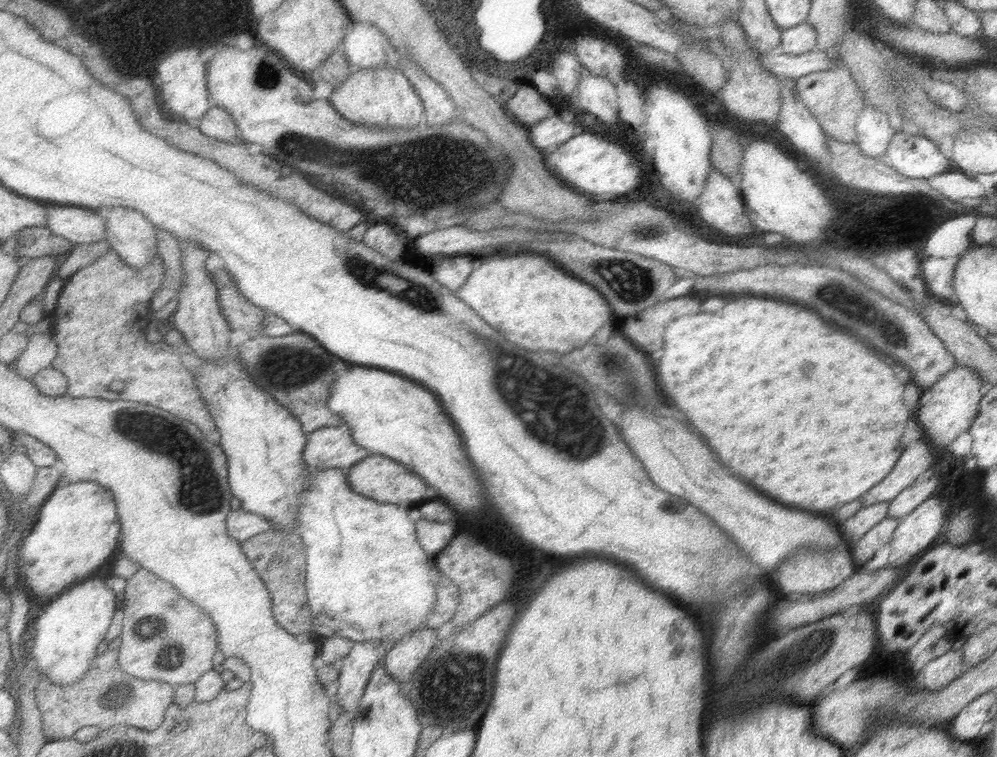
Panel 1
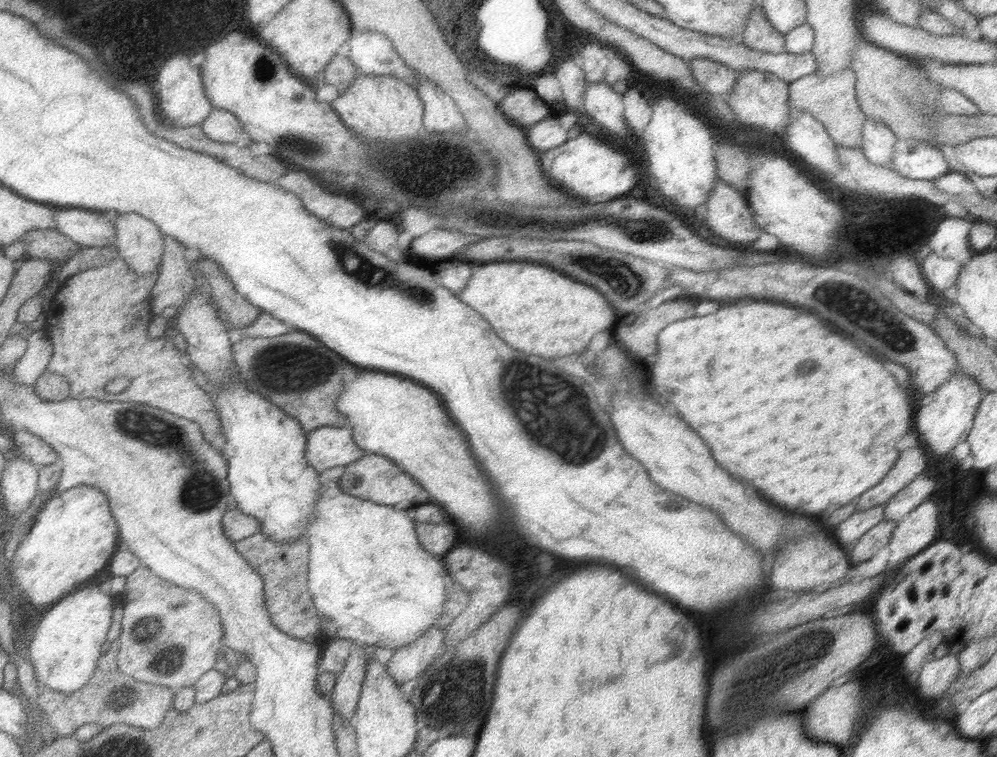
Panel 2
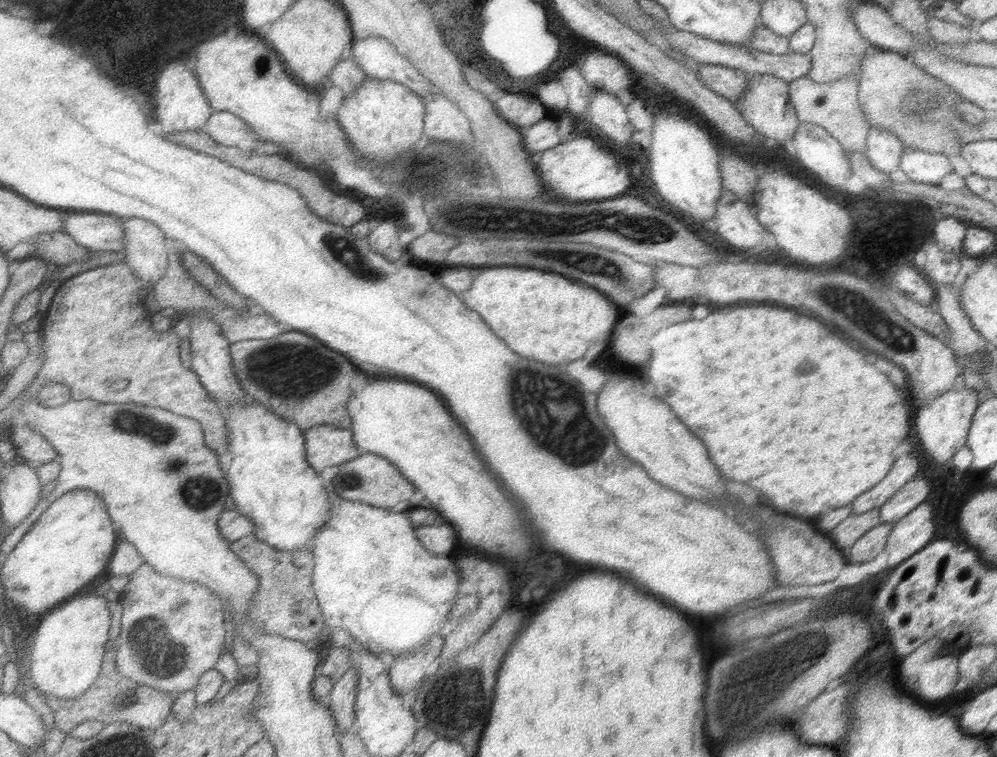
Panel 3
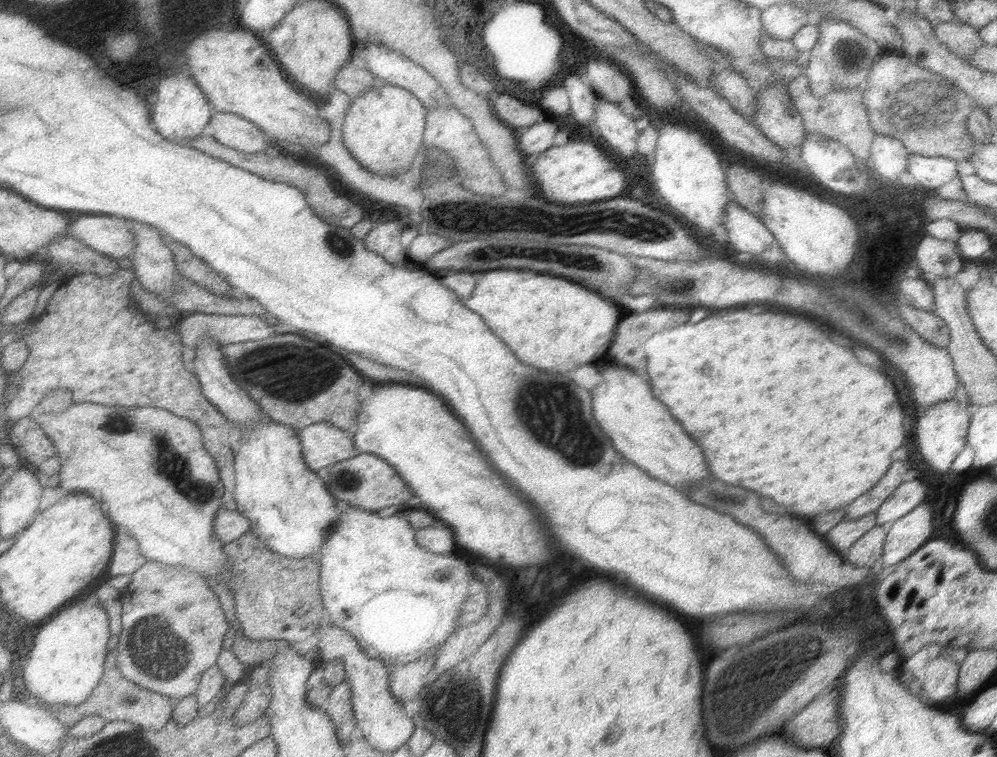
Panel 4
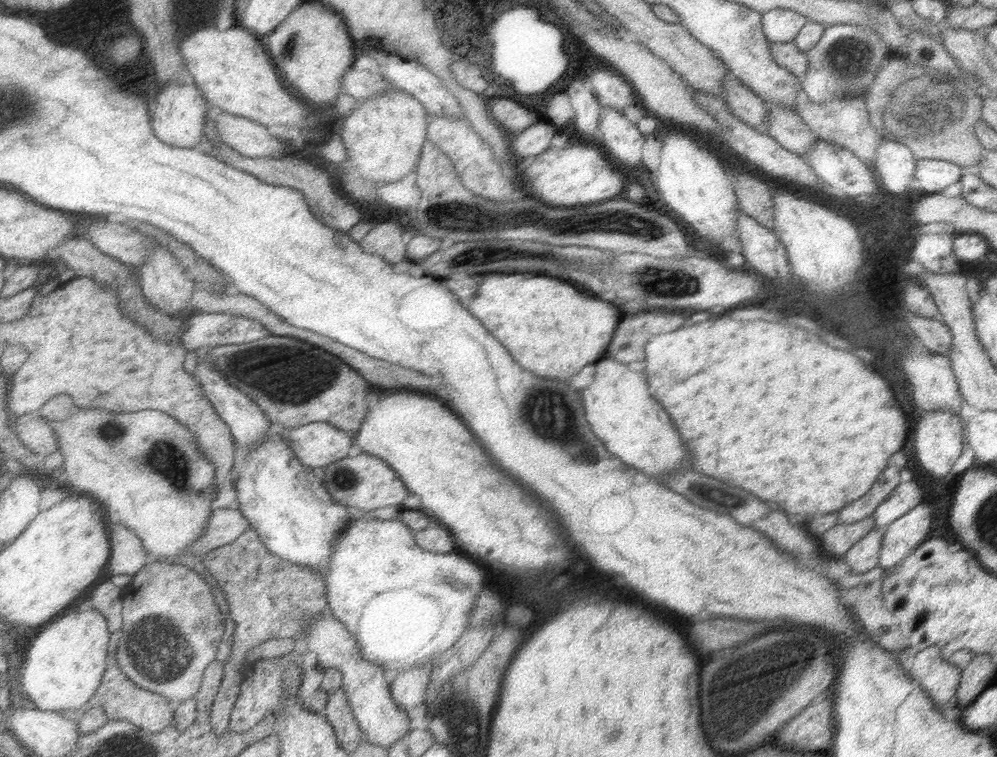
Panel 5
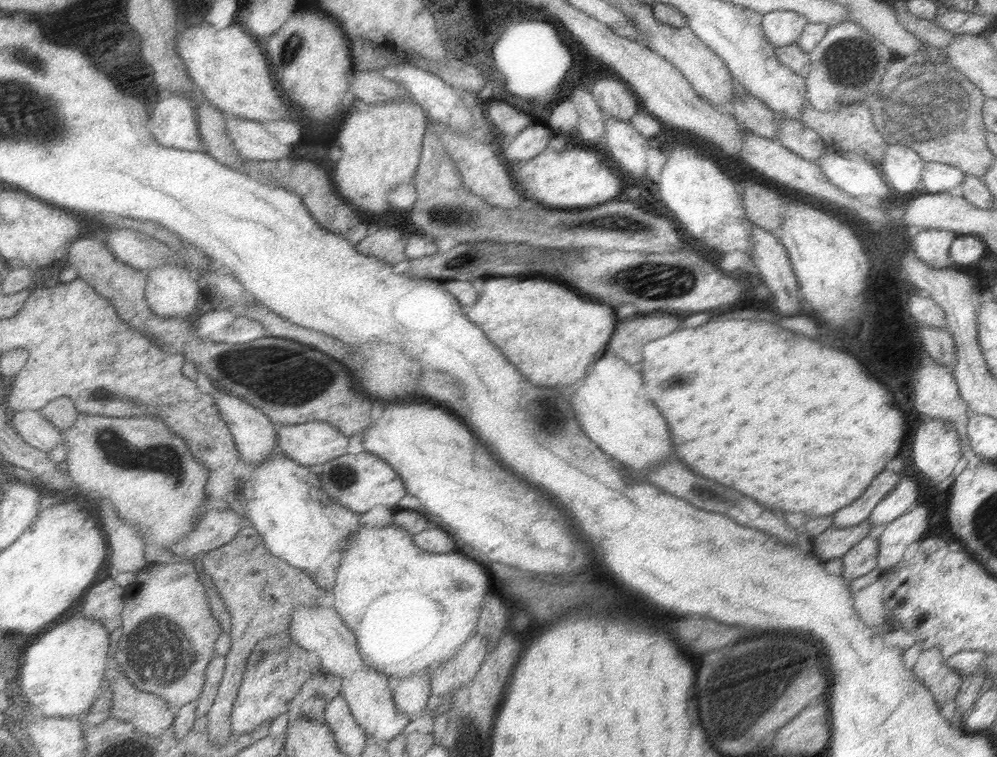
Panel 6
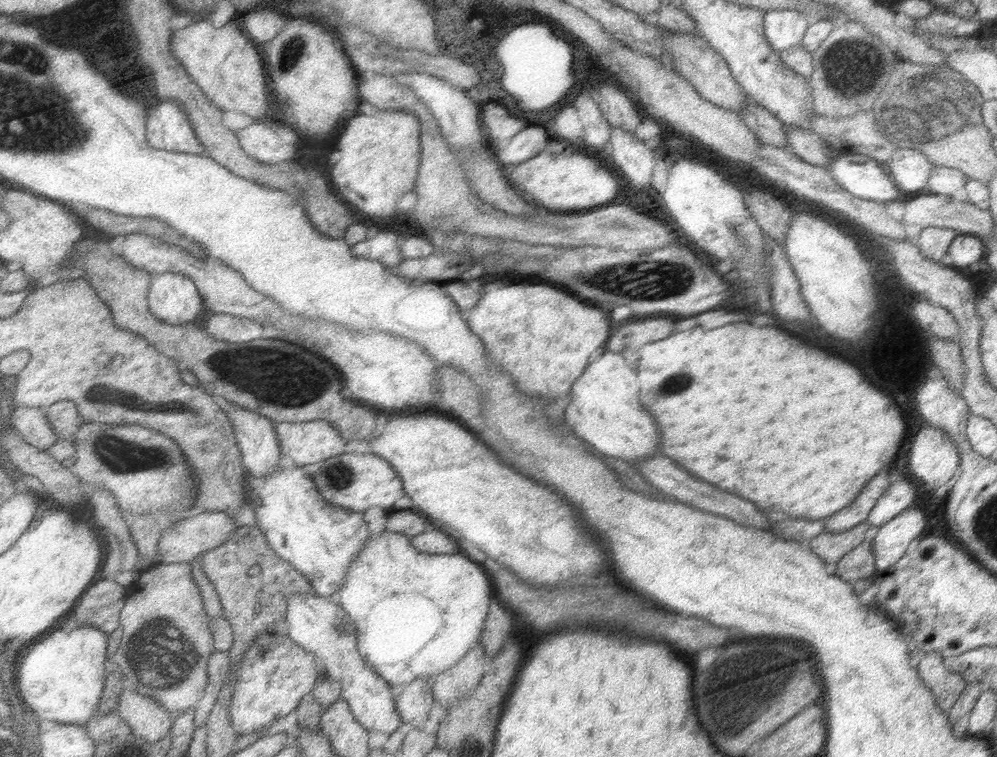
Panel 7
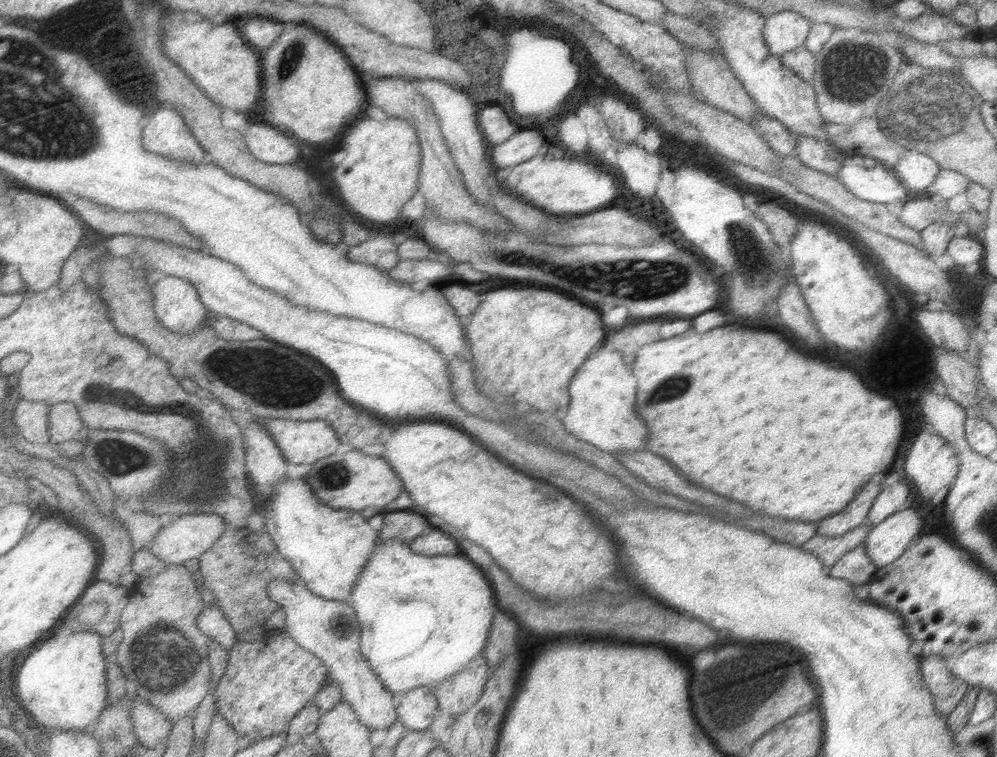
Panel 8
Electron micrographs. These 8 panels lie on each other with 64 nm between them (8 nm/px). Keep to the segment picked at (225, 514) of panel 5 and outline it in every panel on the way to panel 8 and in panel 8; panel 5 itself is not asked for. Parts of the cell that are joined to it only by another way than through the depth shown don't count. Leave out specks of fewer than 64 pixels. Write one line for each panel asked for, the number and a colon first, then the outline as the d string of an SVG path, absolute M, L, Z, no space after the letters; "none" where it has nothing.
6: M209 510L205 512L201 524L197 524L195 532L187 536L181 544L173 546L173 554L189 556L189 558L201 558L203 554L215 552L217 548L223 548L225 544L233 542L245 526L251 526L251 522L245 516L239 516L235 510Z
7: M211 510L211 512L203 512L199 516L187 518L183 520L177 530L161 530L163 538L159 538L159 554L163 556L163 564L177 564L177 562L193 562L195 558L201 558L203 554L223 546L241 526L237 526L235 518L229 512L221 512L221 510Z
8: M187 514L181 516L177 522L173 522L171 526L163 526L155 538L155 542L151 544L151 548L147 548L155 558L163 560L167 566L179 566L191 558L201 558L205 552L209 552L211 548L215 548L217 542L221 542L223 534L233 528L225 516L221 514Z

